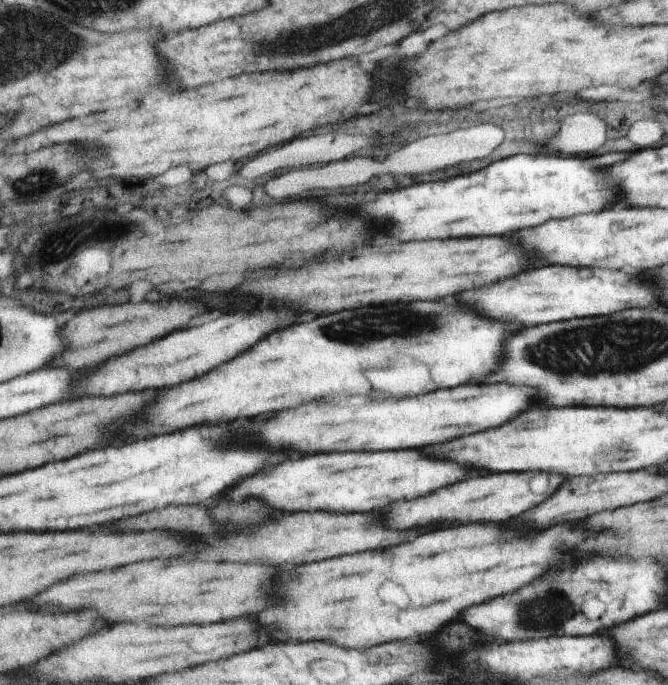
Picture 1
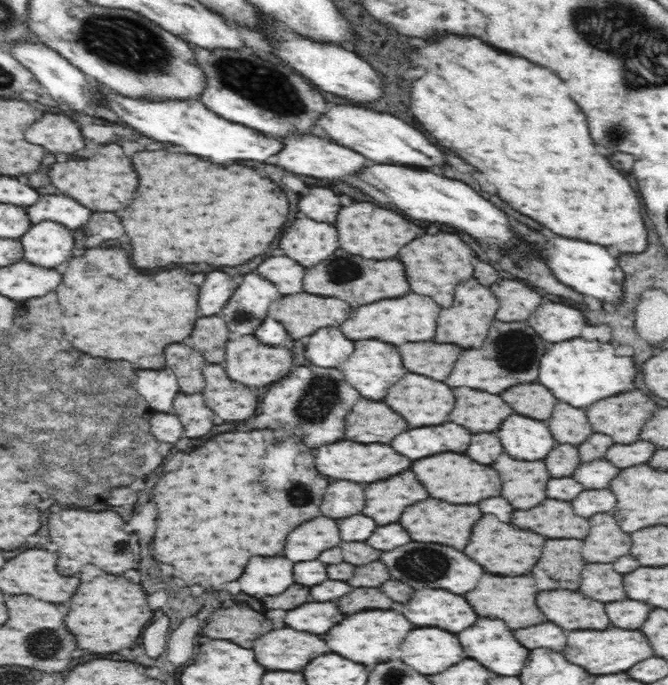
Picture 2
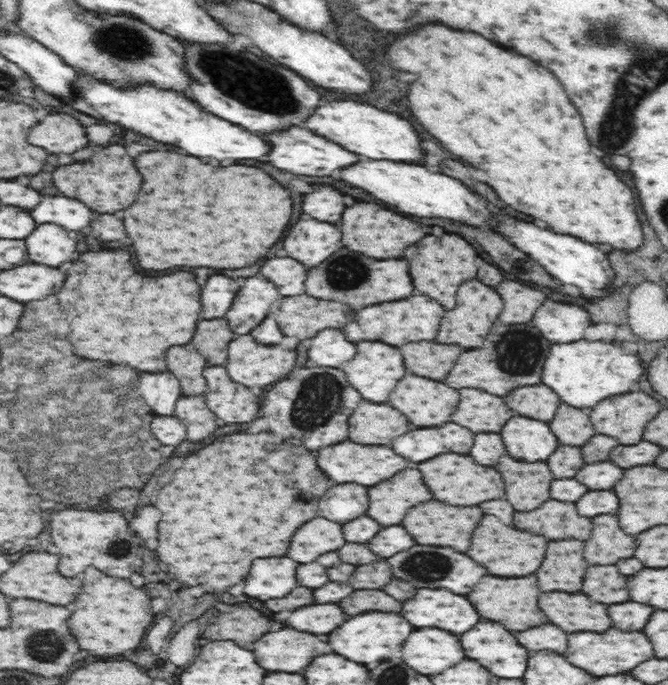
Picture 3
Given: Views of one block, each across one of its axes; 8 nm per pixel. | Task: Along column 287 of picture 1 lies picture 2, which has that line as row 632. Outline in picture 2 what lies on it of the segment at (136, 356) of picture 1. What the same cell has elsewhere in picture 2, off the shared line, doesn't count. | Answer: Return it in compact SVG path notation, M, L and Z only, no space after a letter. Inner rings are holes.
M332 602L304 604L288 612L286 616L286 624L290 628L300 632L310 632L310 634L328 634L342 620L344 620L344 614Z

